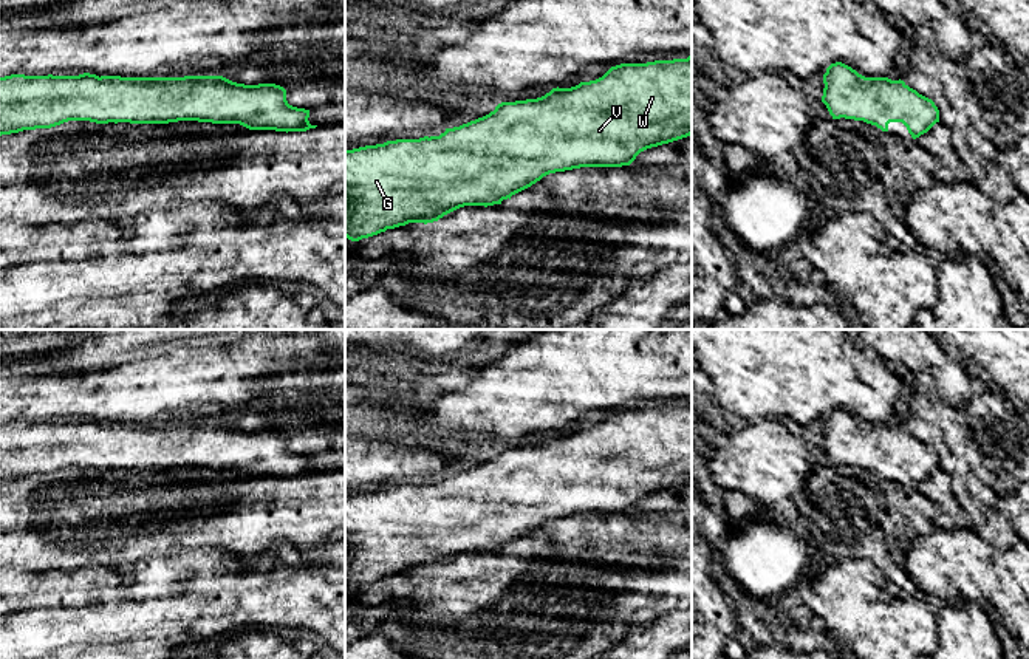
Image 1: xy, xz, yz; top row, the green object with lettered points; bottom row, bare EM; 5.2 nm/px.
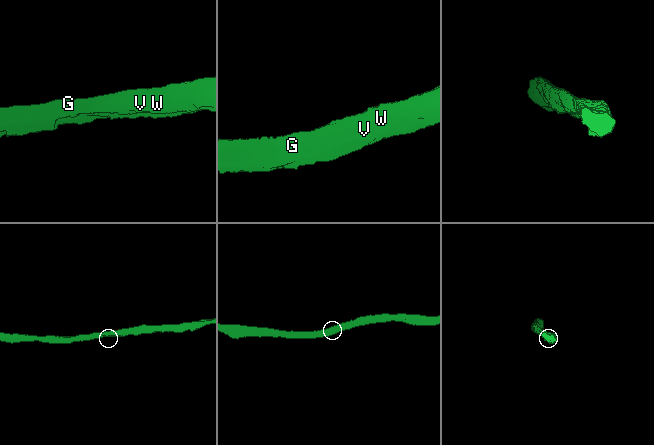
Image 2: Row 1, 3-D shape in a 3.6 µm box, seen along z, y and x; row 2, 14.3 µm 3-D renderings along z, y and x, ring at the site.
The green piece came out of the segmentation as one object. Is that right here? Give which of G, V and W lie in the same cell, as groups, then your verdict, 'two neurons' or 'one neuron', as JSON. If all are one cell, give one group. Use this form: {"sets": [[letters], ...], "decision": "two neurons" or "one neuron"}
{"sets": [["G", "V", "W"]], "decision": "one neuron"}

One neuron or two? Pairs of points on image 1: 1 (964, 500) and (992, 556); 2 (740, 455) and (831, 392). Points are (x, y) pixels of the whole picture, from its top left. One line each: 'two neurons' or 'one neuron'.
1: two neurons
2: two neurons

